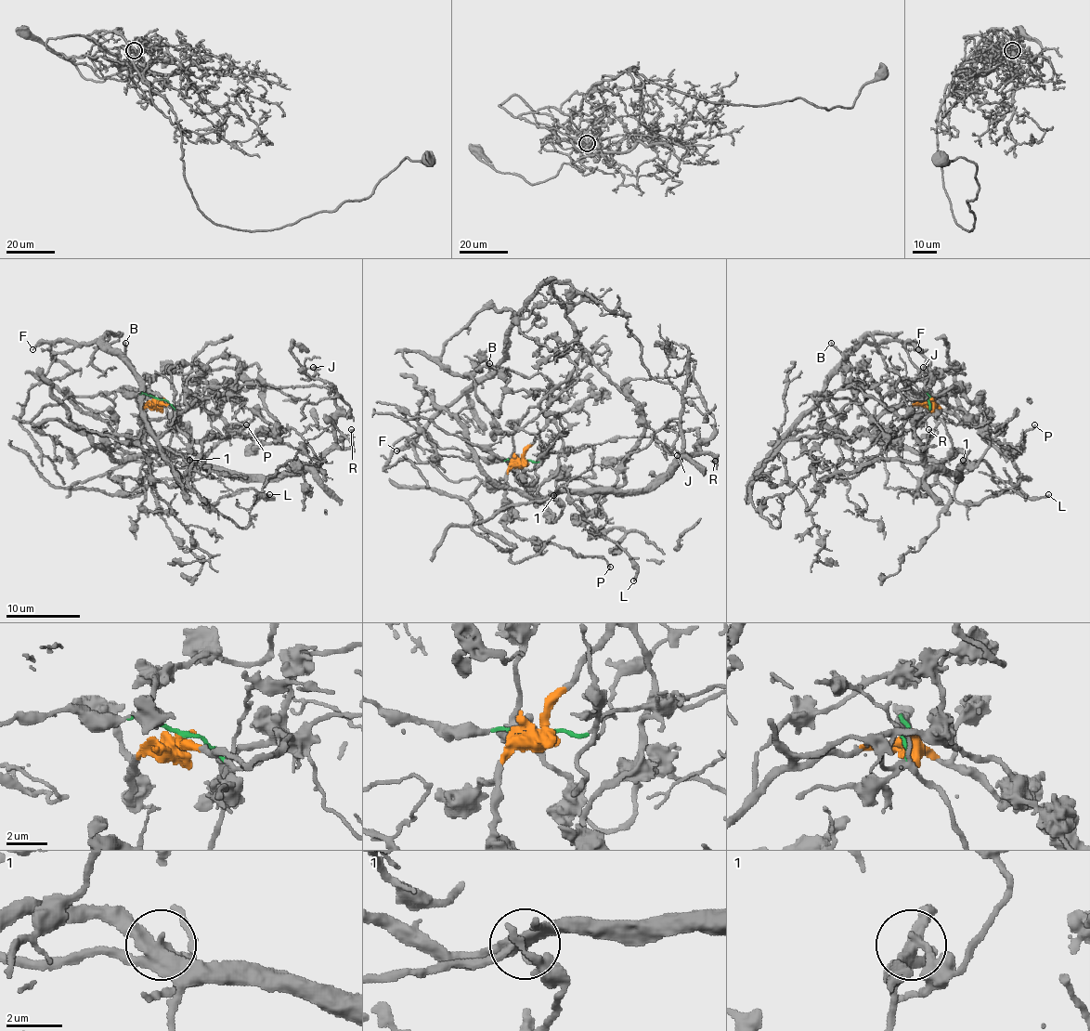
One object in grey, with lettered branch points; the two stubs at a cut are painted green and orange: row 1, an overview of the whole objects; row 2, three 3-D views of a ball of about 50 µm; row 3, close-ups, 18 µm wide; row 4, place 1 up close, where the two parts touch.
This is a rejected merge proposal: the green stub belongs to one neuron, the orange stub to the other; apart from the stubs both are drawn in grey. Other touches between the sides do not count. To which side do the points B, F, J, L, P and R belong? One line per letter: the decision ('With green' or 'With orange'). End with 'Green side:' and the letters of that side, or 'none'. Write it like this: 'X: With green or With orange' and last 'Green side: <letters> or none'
B: With orange
F: With orange
J: With green
L: With green
P: With orange
R: With green
Green side: J, L, R

